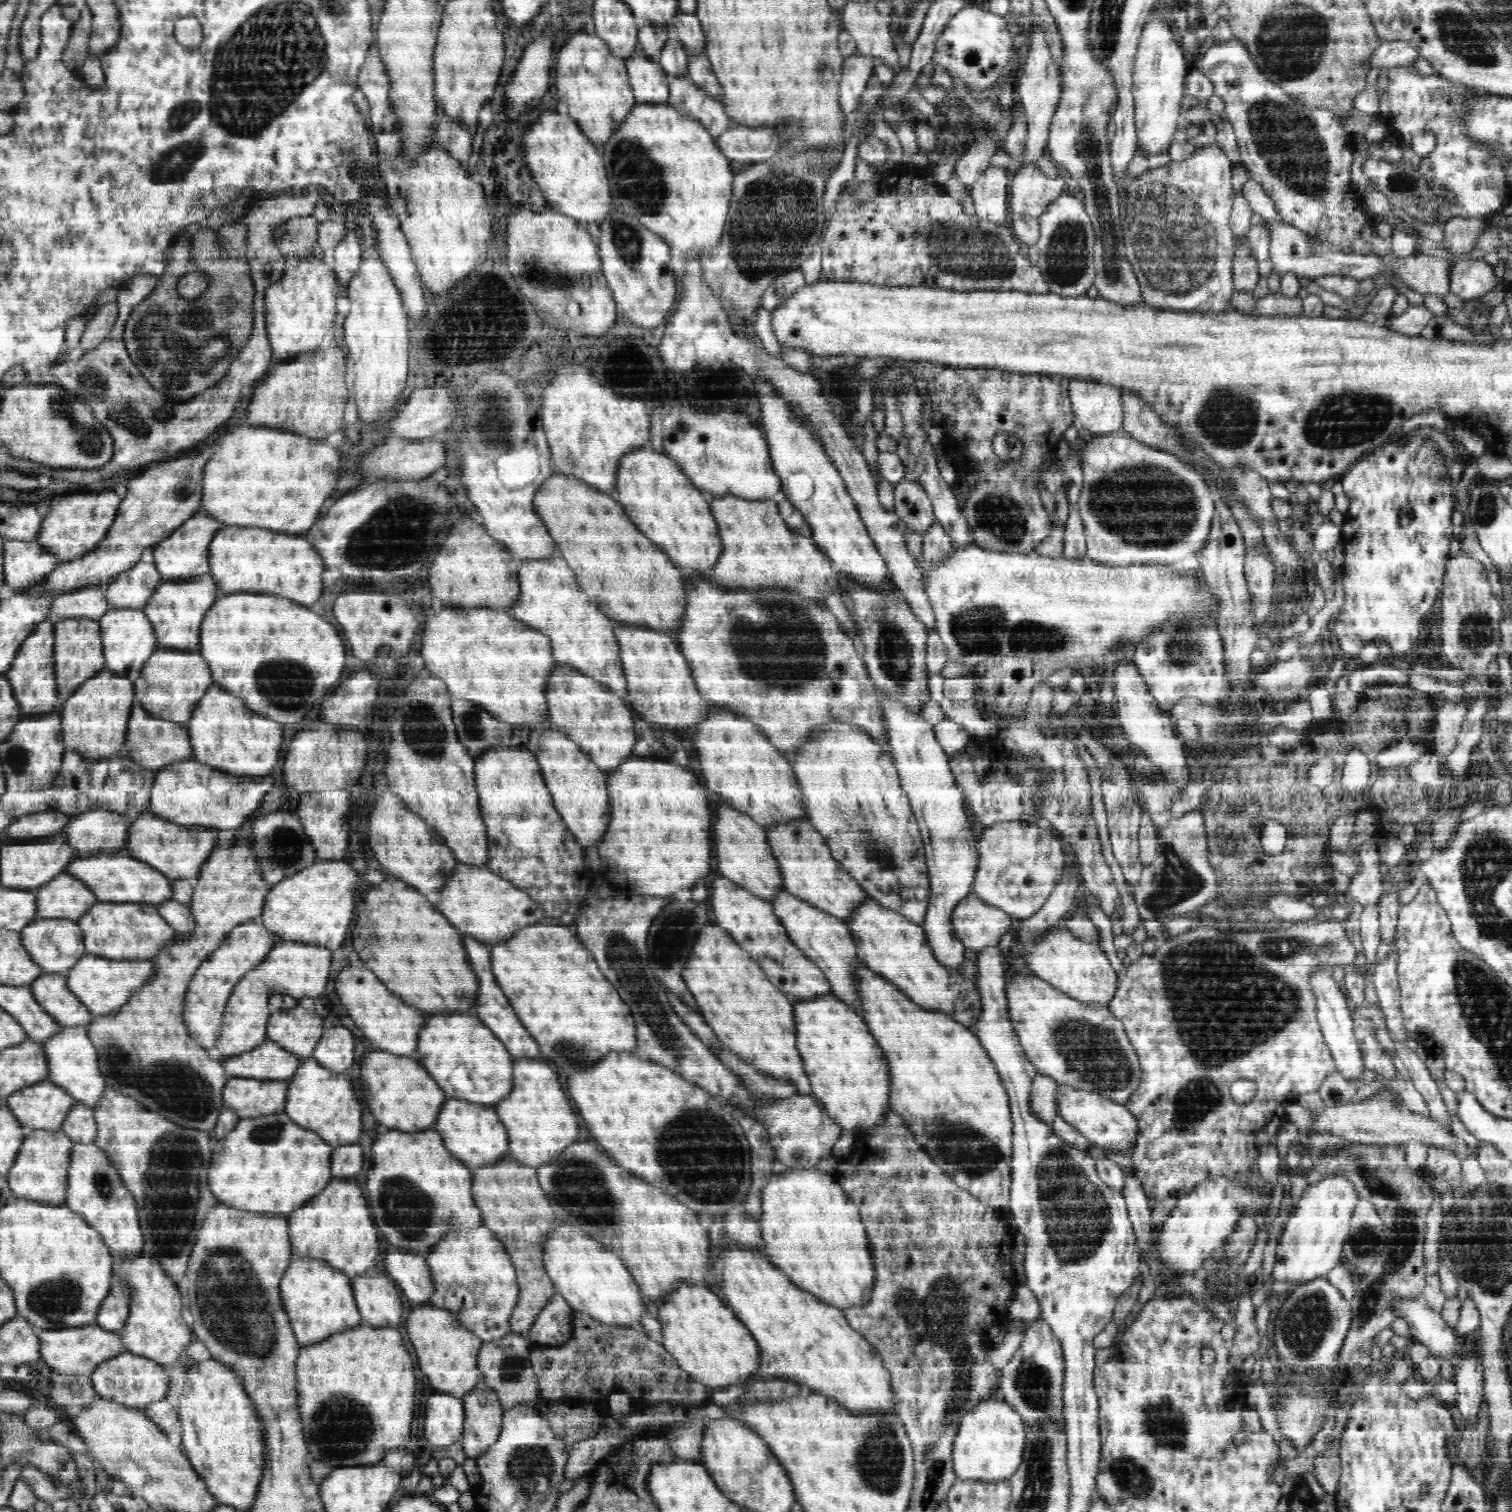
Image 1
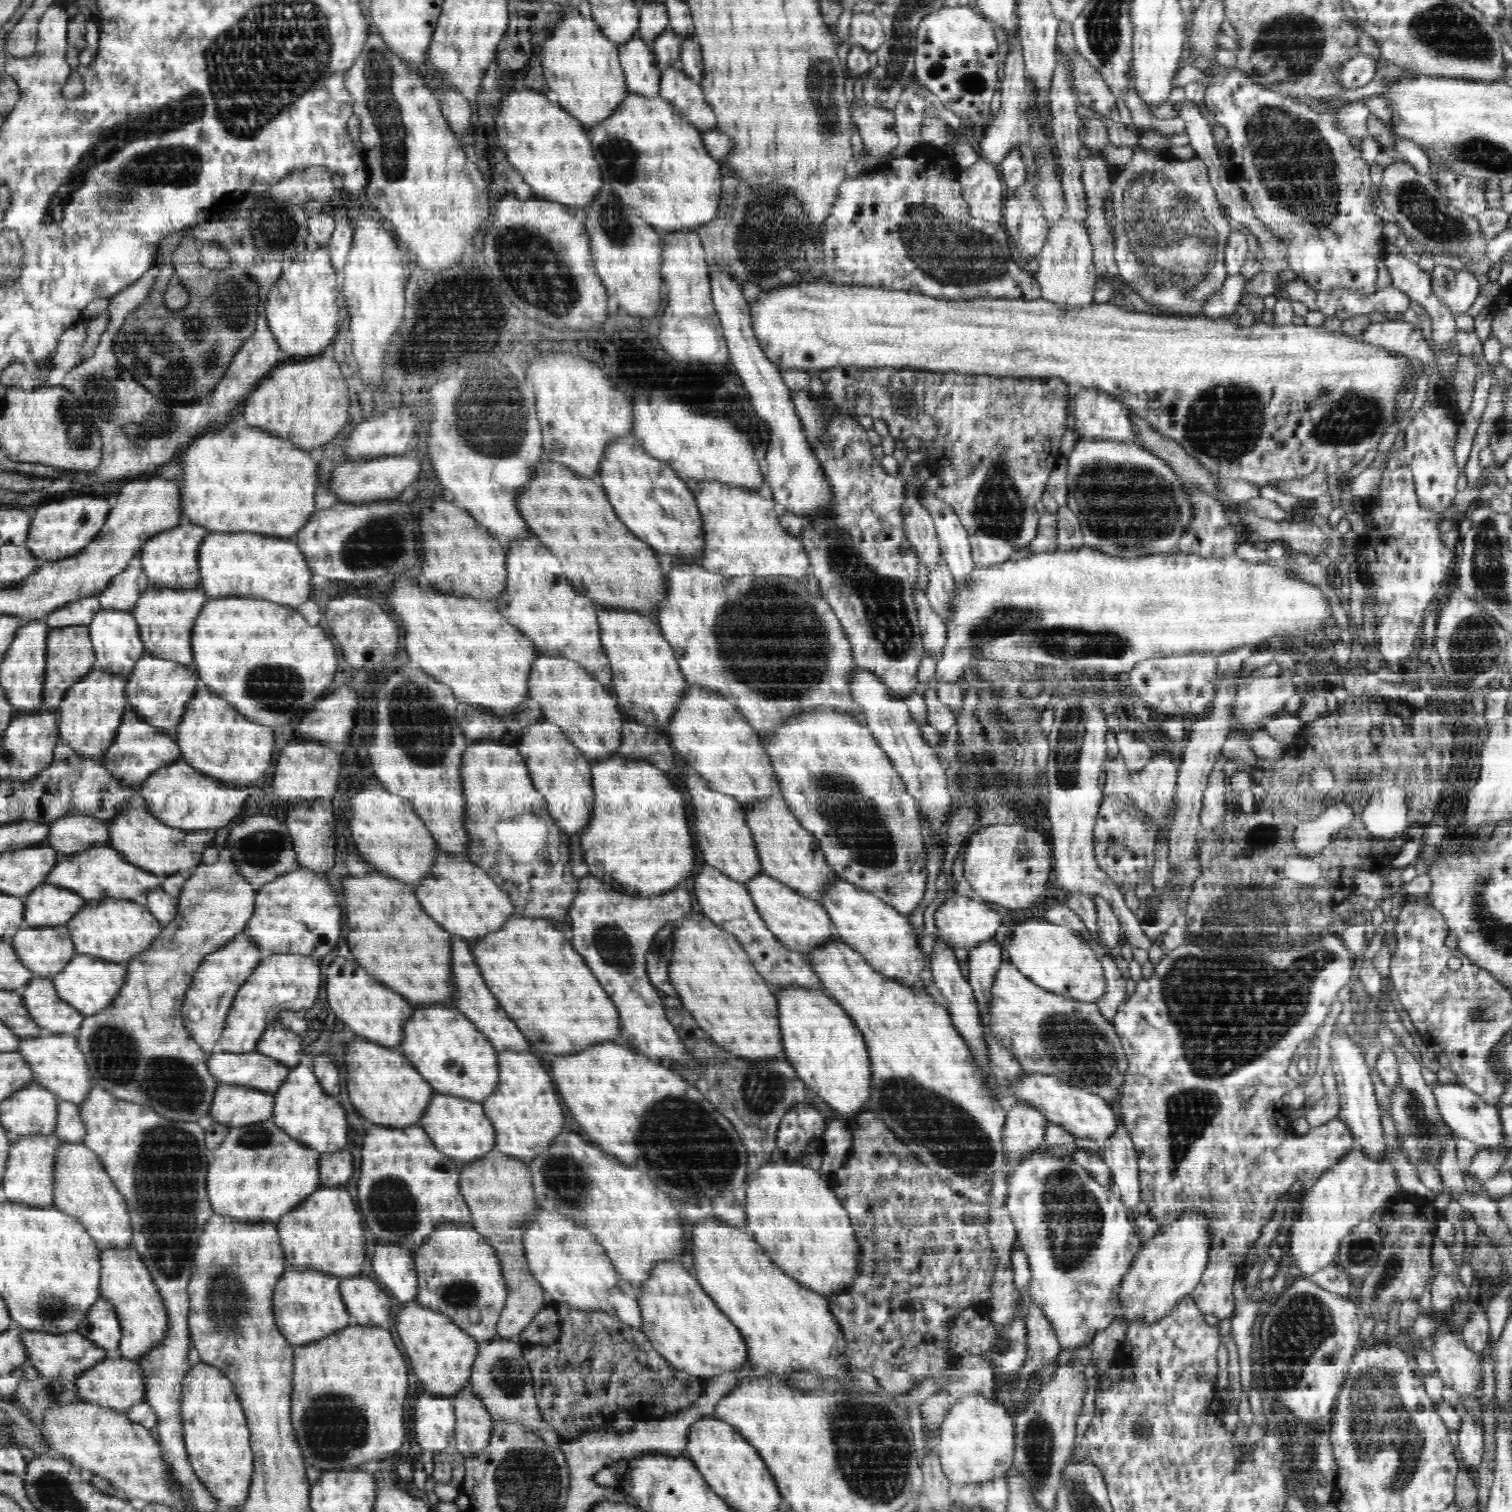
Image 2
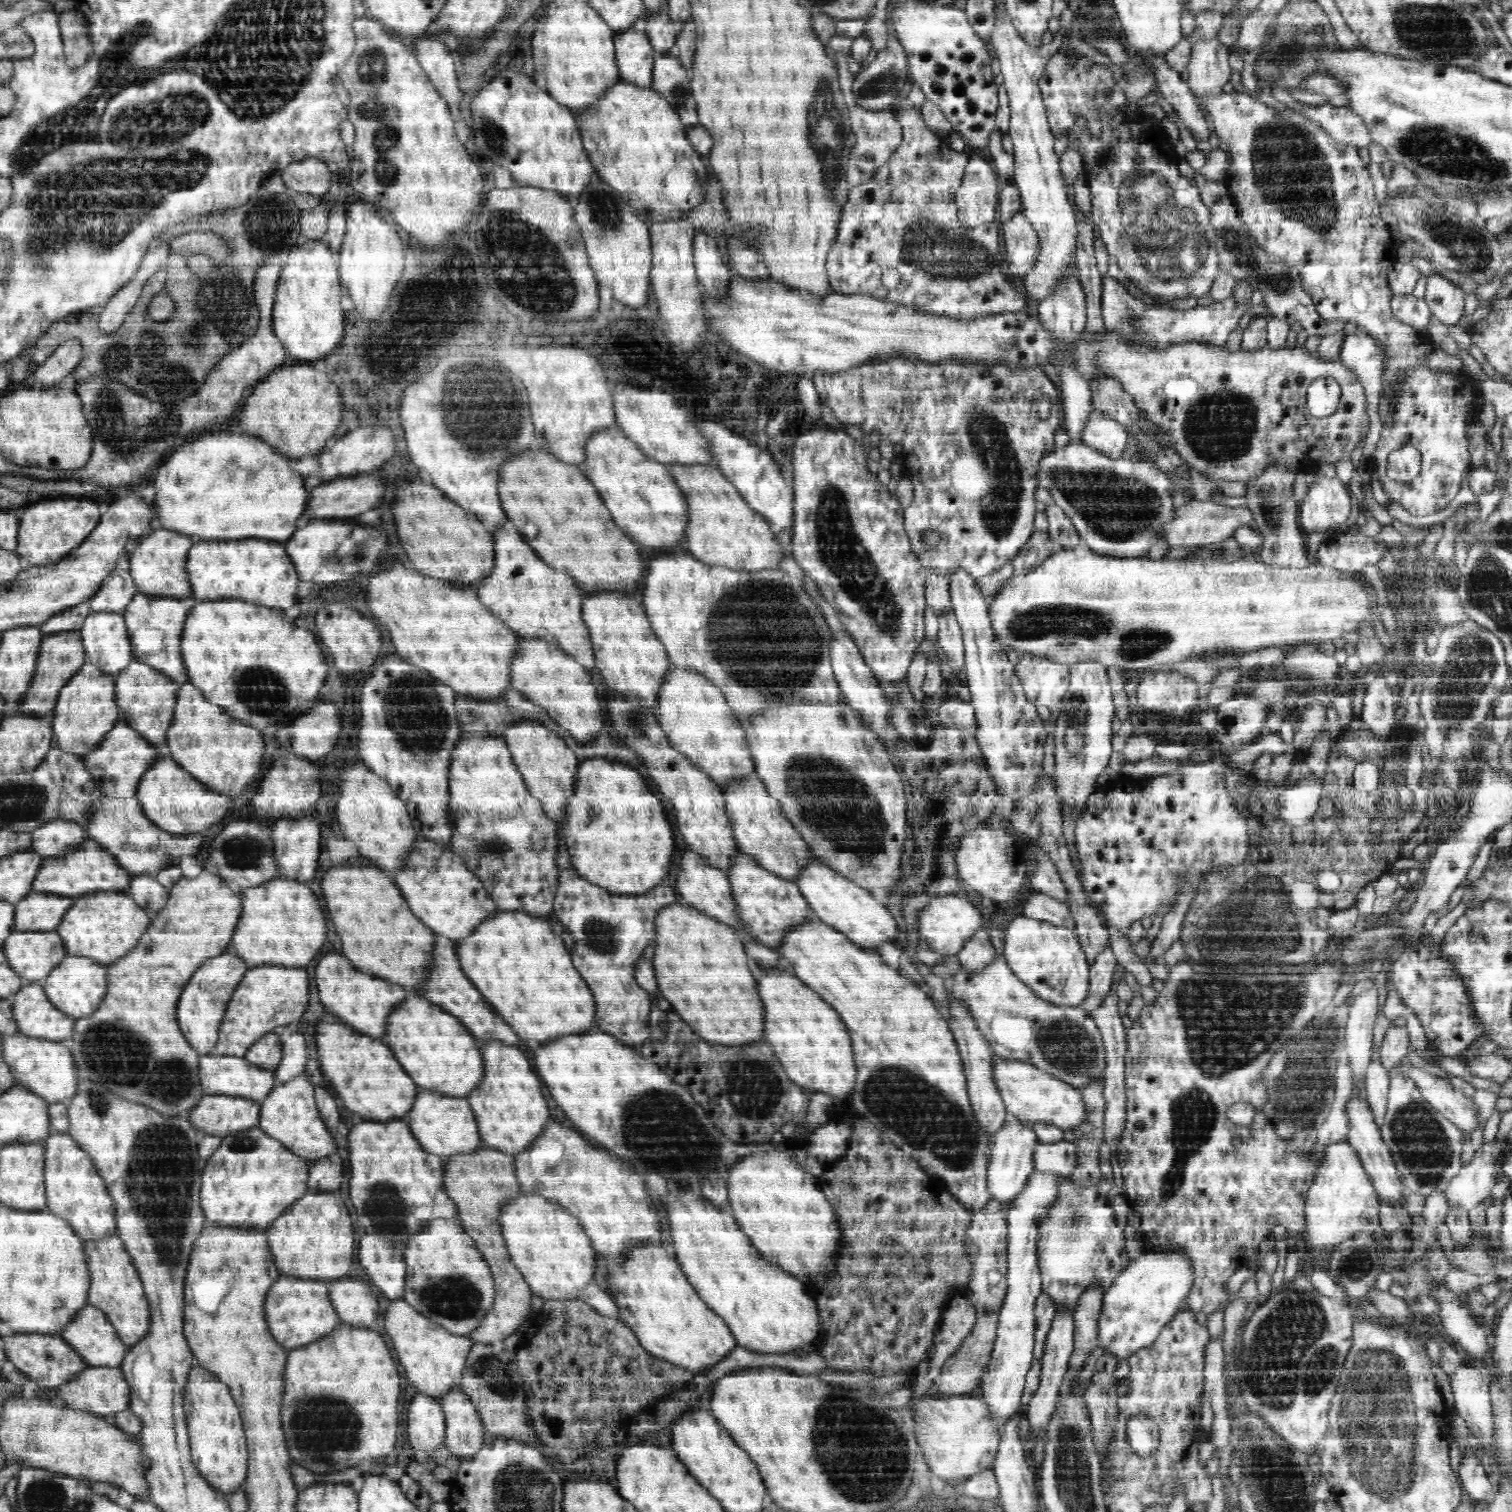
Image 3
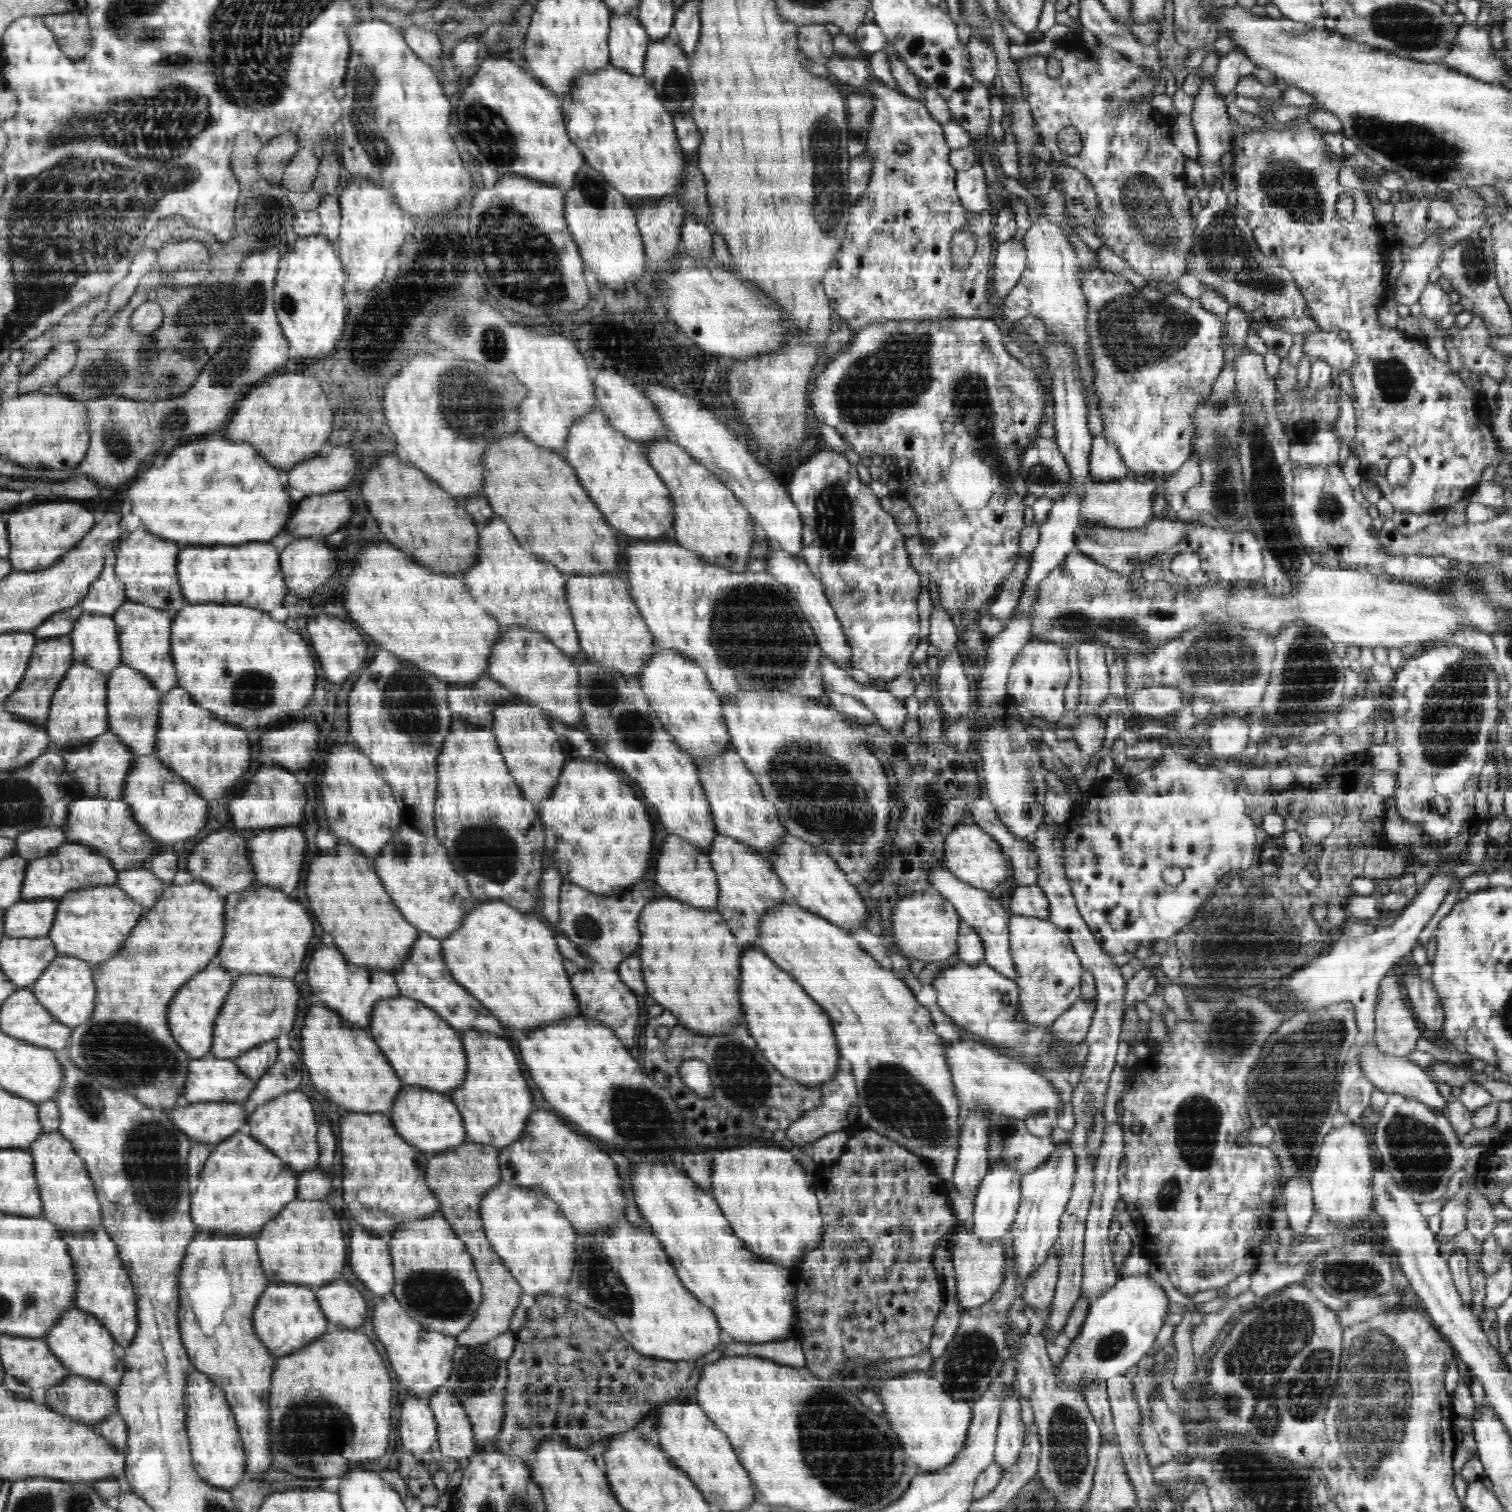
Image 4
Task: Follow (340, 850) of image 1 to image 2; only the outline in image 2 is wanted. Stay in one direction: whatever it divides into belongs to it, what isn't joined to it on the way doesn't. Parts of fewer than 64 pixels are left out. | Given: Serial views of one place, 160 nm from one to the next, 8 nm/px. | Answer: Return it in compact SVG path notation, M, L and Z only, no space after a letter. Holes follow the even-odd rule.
M308 800L290 808L290 812L286 816L286 825L288 825L289 835L292 836L301 868L313 869L314 872L326 872L337 864L335 862L336 840L334 840L336 822L334 822L332 812L328 812L324 806L320 806L318 800L310 808L308 808Z

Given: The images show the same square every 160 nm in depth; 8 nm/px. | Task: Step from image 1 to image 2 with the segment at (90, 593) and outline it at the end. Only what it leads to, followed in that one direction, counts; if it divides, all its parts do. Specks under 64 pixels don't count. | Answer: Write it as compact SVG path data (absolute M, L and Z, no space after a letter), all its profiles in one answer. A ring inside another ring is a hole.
M99 595L82 597L80 600L67 603L62 608L55 609L46 617L52 629L66 625L89 625L93 616L102 610Z

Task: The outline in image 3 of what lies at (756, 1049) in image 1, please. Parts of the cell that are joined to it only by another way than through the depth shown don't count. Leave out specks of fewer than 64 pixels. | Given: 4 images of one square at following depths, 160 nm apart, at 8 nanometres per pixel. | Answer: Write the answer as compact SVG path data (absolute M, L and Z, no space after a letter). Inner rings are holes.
M682 903L662 908L658 920L658 940L654 944L654 970L658 972L658 990L662 998L668 1000L682 1020L690 1025L706 1042L724 1046L740 1047L762 1038L762 1022L764 1022L764 1006L758 996L755 967L747 957L744 943L738 931L728 924L701 913L695 908Z

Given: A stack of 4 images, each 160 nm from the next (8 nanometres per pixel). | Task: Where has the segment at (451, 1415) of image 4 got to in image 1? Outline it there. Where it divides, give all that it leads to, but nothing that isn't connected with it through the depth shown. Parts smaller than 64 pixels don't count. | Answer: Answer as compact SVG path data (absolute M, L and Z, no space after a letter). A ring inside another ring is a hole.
M483 1378L463 1400L465 1424L461 1443L465 1456L477 1459L490 1450L501 1435L504 1408L497 1393L484 1384Z

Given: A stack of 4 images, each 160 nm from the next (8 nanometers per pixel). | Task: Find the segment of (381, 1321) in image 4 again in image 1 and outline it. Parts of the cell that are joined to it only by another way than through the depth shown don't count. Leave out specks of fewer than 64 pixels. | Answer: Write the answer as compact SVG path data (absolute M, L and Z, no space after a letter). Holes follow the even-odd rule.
M430 1304L416 1305L406 1318L406 1332L416 1350L418 1366L428 1376L432 1388L440 1393L464 1398L483 1378L477 1364L477 1356L483 1345L481 1337L461 1324L456 1313Z

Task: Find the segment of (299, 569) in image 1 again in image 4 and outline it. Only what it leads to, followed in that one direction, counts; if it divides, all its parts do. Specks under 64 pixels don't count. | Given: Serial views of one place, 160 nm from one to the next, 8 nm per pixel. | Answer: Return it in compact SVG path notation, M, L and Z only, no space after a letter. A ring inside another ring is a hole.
M252 542L242 546L188 546L177 558L177 577L186 600L218 602L218 604L246 604L250 608L272 610L282 605L289 589L284 584L278 548L268 542Z

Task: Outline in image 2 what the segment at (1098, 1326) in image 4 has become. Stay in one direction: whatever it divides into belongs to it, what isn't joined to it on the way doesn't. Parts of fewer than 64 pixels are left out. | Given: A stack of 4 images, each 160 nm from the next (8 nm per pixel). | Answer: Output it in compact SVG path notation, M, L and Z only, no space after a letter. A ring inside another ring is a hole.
M1191 1207L1184 1209L1170 1225L1160 1228L1157 1236L1143 1242L1141 1252L1138 1254L1132 1270L1122 1280L1120 1317L1128 1323L1135 1319L1149 1323L1170 1312L1171 1308L1178 1304L1178 1301L1192 1293L1198 1286L1206 1268L1209 1252L1212 1248L1212 1237L1213 1224L1211 1224L1208 1213L1202 1211L1200 1207L1195 1209Z

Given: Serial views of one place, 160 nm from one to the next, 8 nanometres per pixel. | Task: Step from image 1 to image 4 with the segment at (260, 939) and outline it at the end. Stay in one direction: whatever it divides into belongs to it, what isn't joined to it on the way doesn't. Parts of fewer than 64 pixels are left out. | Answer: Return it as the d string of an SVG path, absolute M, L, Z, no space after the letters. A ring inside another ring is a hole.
M215 962L214 968L206 968L198 972L192 980L188 980L180 990L178 996L174 996L174 1004L170 1004L170 1032L174 1032L174 1040L182 1046L184 1052L190 1052L190 1058L202 1058L210 1054L214 1022L220 1014L222 1005L229 995L238 973L230 972Z

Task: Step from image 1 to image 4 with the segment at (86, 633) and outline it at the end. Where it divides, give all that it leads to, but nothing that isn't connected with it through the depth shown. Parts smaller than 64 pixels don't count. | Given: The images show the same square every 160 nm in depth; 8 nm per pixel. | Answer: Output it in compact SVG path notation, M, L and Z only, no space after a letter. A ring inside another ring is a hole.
M69 634L38 640L33 655L30 657L24 679L18 686L18 690L5 700L4 711L18 716L18 719L28 720L30 724L41 724L44 727L49 718L51 700L74 662L73 643Z

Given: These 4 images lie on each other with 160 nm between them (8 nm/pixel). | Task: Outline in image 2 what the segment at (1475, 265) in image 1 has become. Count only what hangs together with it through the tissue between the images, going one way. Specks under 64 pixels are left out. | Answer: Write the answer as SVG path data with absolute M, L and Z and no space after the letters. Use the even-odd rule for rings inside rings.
M1436 265L1432 270L1432 290L1438 300L1458 316L1474 304L1479 294L1479 276L1470 272L1454 272L1446 266Z

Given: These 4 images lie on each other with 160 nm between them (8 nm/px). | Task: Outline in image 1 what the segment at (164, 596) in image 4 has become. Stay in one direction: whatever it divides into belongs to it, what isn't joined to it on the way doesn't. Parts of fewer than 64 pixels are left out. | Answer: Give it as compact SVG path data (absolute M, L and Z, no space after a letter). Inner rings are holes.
M194 514L192 518L185 520L181 527L178 527L168 538L161 543L152 546L154 563L158 572L161 573L162 580L174 581L188 580L188 578L198 577L202 573L208 573L209 567L209 546L213 542L214 535L224 527L222 521L209 514Z

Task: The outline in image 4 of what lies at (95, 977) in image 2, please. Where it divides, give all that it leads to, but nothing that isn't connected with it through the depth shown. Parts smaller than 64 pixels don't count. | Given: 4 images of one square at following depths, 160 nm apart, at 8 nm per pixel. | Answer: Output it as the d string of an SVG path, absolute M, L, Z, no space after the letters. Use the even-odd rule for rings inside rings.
M58 955L57 959L30 985L37 999L62 1024L72 1029L91 1018L97 995L96 983L92 978L94 966L77 957Z

